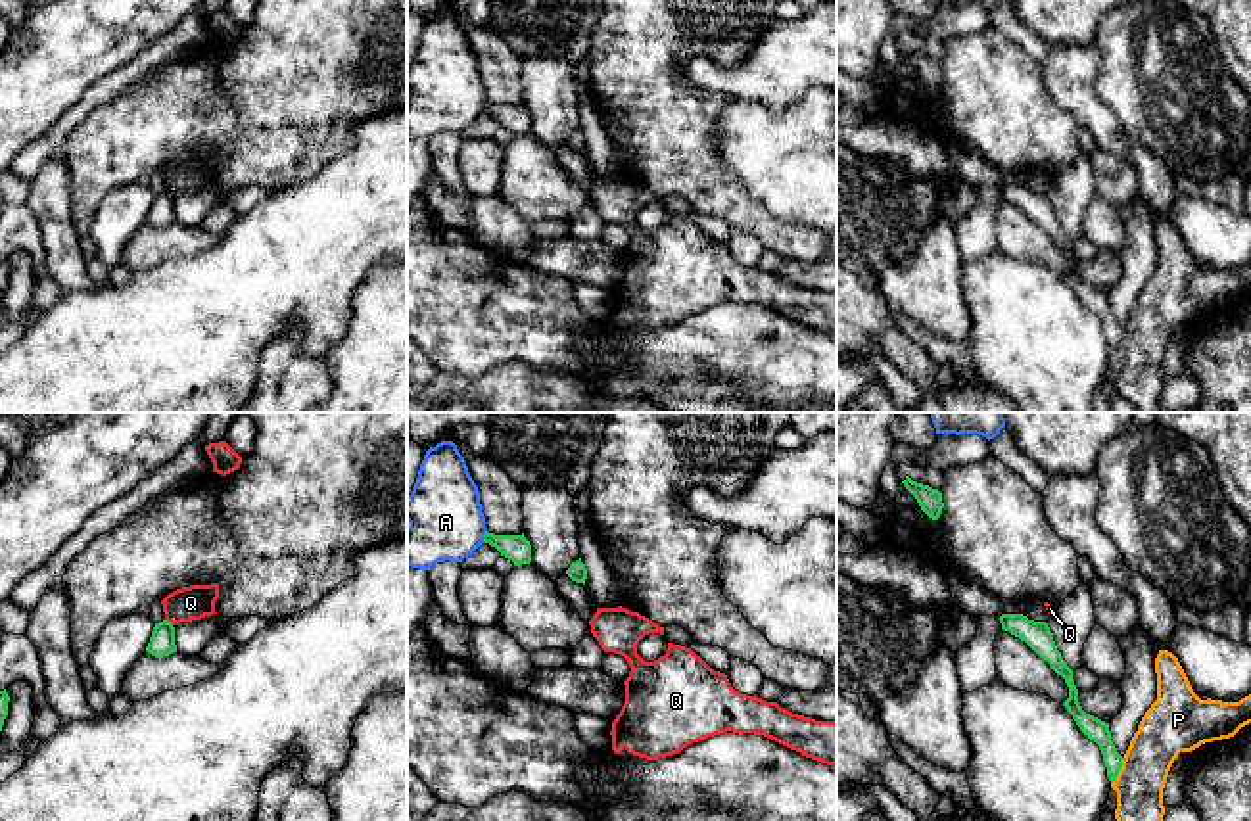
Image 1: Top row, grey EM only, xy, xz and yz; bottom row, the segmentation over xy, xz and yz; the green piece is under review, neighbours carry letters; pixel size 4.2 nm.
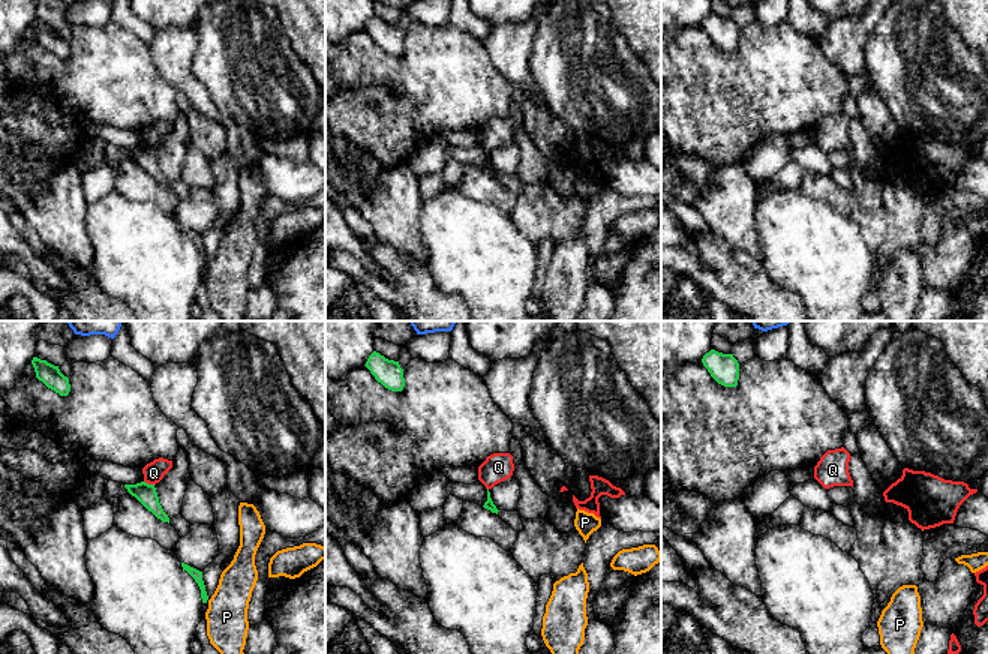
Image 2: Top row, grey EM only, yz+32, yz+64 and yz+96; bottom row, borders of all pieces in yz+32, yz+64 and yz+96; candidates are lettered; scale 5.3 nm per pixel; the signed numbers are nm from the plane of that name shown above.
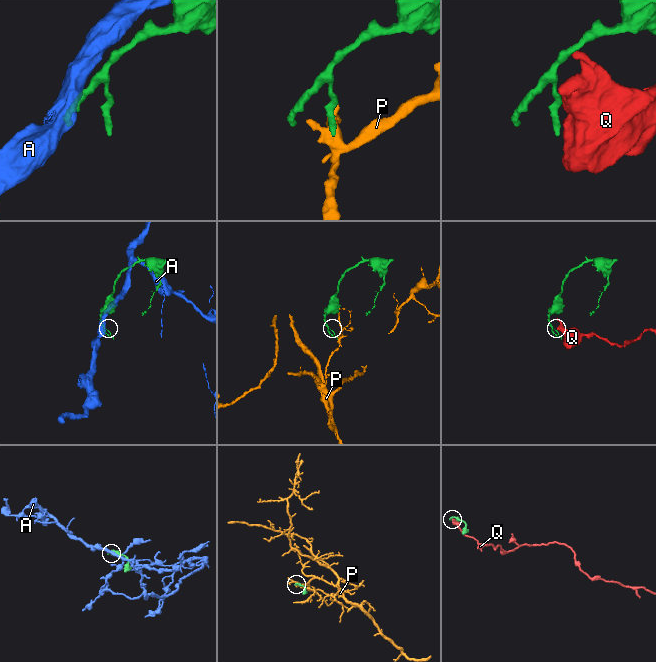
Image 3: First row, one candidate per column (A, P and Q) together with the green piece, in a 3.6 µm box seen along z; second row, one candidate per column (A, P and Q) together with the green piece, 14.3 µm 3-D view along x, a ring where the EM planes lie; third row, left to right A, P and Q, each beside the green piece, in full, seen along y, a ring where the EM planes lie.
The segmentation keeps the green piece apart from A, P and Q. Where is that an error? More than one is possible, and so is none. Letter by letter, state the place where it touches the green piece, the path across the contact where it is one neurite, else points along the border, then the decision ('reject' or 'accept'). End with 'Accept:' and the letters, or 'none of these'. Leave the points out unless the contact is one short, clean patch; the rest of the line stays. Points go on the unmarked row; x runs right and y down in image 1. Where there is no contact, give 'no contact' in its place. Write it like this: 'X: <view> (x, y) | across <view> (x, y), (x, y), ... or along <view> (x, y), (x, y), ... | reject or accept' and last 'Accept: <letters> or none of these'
A: xz (484, 108) | reject
P: yz (1119, 340) | reject
Q: xy (169, 192) | along xy (165, 188), (173, 194) | reject
Accept: none of these

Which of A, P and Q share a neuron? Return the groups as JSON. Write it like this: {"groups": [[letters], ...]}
{"groups": [["A"], ["P"], ["Q"]]}

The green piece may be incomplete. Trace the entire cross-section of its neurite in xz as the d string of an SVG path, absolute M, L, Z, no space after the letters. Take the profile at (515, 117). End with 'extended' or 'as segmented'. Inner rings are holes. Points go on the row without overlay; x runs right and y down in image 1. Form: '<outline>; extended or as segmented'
M485 104L484 113L489 113L495 117L501 127L508 129L514 132L514 136L520 134L530 134L531 132L531 115L530 111L522 106L495 106L495 104Z; as segmented

